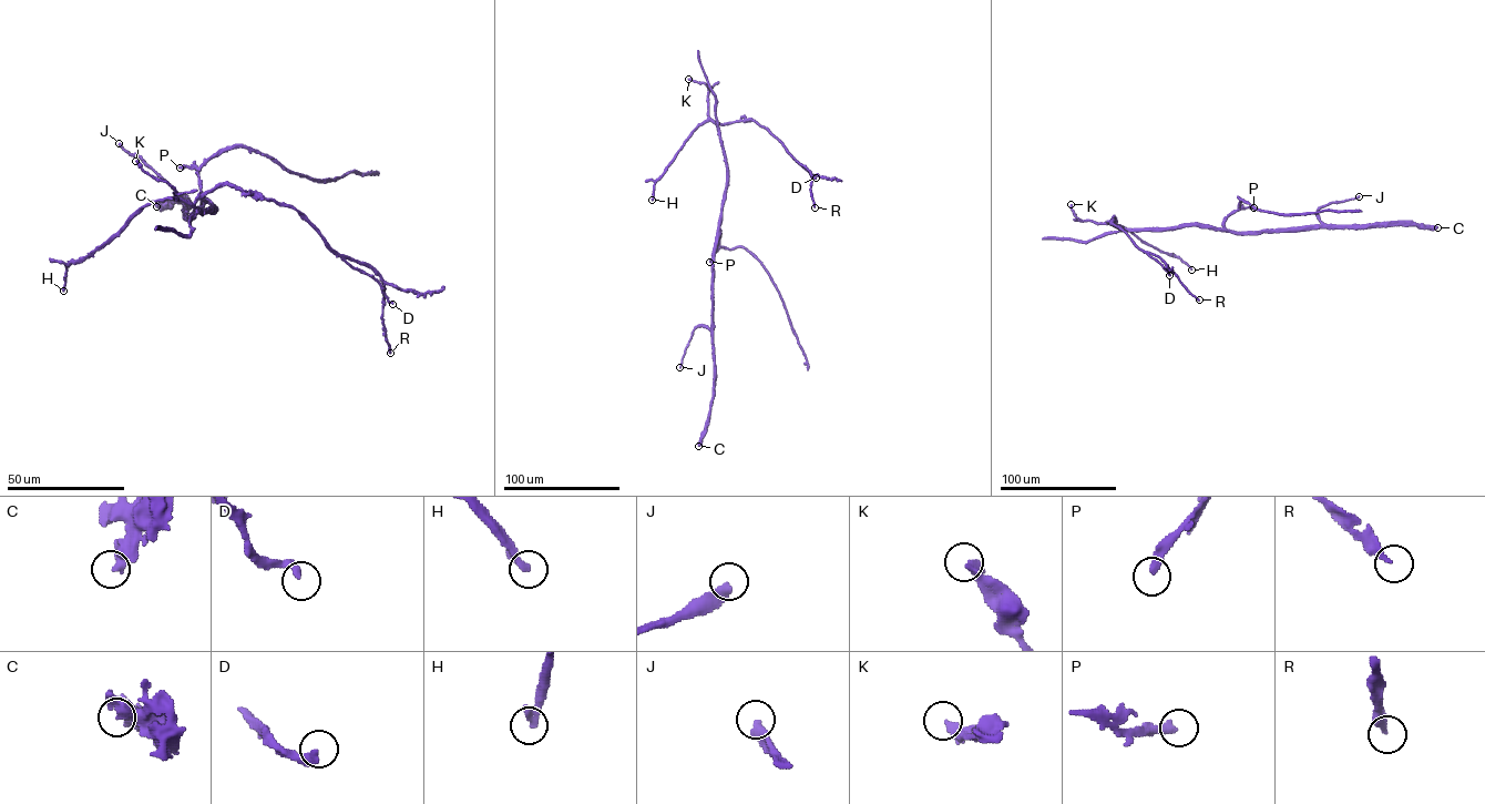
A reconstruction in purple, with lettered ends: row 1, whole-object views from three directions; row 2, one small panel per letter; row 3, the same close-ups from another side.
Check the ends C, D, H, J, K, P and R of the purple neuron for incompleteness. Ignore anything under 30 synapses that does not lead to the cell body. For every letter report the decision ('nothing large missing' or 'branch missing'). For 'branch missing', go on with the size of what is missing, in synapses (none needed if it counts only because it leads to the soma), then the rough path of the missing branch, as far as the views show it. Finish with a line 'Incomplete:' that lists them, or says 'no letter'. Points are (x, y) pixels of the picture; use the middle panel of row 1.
C: nothing large missing
D: nothing large missing
H: nothing large missing
J: nothing large missing
K: nothing large missing
P: nothing large missing
R: nothing large missing
Incomplete: no letter

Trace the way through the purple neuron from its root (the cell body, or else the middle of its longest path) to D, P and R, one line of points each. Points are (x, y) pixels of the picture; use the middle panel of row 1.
D: (725, 194), (727, 163), (718, 124), (756, 121), (816, 177)
P: (725, 194), (718, 247), (709, 262)
R: (725, 194), (727, 163), (717, 125), (751, 120), (764, 126), (809, 173), (815, 207)

